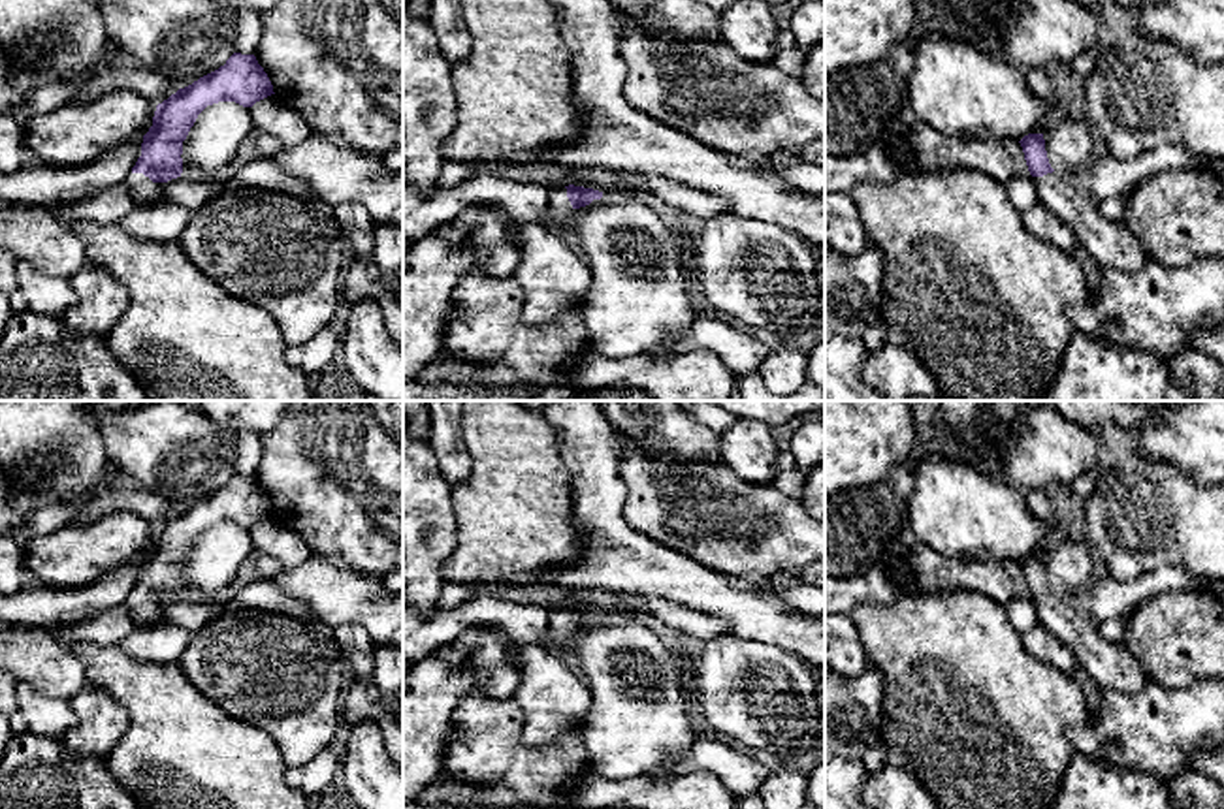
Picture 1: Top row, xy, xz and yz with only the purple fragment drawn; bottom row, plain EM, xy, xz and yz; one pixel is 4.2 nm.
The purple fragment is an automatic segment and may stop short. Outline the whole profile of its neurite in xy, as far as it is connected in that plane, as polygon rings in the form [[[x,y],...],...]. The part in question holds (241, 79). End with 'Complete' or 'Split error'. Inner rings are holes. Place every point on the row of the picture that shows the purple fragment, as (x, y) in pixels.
[[[234,53],[224,66],[158,103],[143,135],[141,156],[124,179],[134,201],[164,201],[166,182],[183,173],[183,141],[207,105],[235,102],[252,107],[271,94],[273,85],[256,56]]]. Split error

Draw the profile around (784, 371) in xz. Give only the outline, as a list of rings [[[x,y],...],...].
[[[781,348],[770,352],[761,365],[761,378],[774,395],[787,397],[808,380],[808,354]]]

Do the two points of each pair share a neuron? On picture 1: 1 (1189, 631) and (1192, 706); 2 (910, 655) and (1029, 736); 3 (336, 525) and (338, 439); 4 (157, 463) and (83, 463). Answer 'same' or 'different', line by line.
1: different
2: same
3: same
4: different

